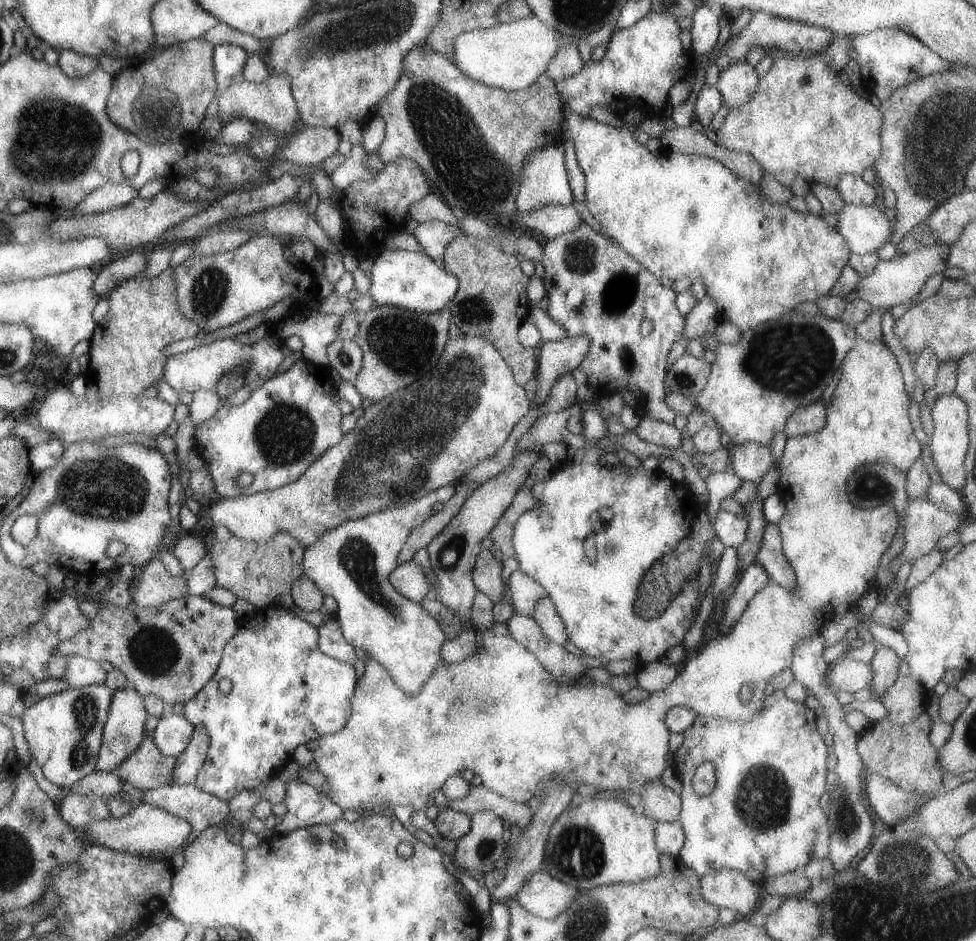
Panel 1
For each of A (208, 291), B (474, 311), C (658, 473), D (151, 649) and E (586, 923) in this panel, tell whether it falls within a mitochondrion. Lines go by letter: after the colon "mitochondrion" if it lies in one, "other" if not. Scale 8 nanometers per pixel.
A: mitochondrion
B: mitochondrion
C: other
D: mitochondrion
E: mitochondrion

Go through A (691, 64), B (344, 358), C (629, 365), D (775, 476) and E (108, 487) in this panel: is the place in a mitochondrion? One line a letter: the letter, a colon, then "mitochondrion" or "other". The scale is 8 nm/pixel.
A: other
B: mitochondrion
C: mitochondrion
D: other
E: mitochondrion

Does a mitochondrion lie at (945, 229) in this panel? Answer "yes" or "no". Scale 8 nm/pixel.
no

